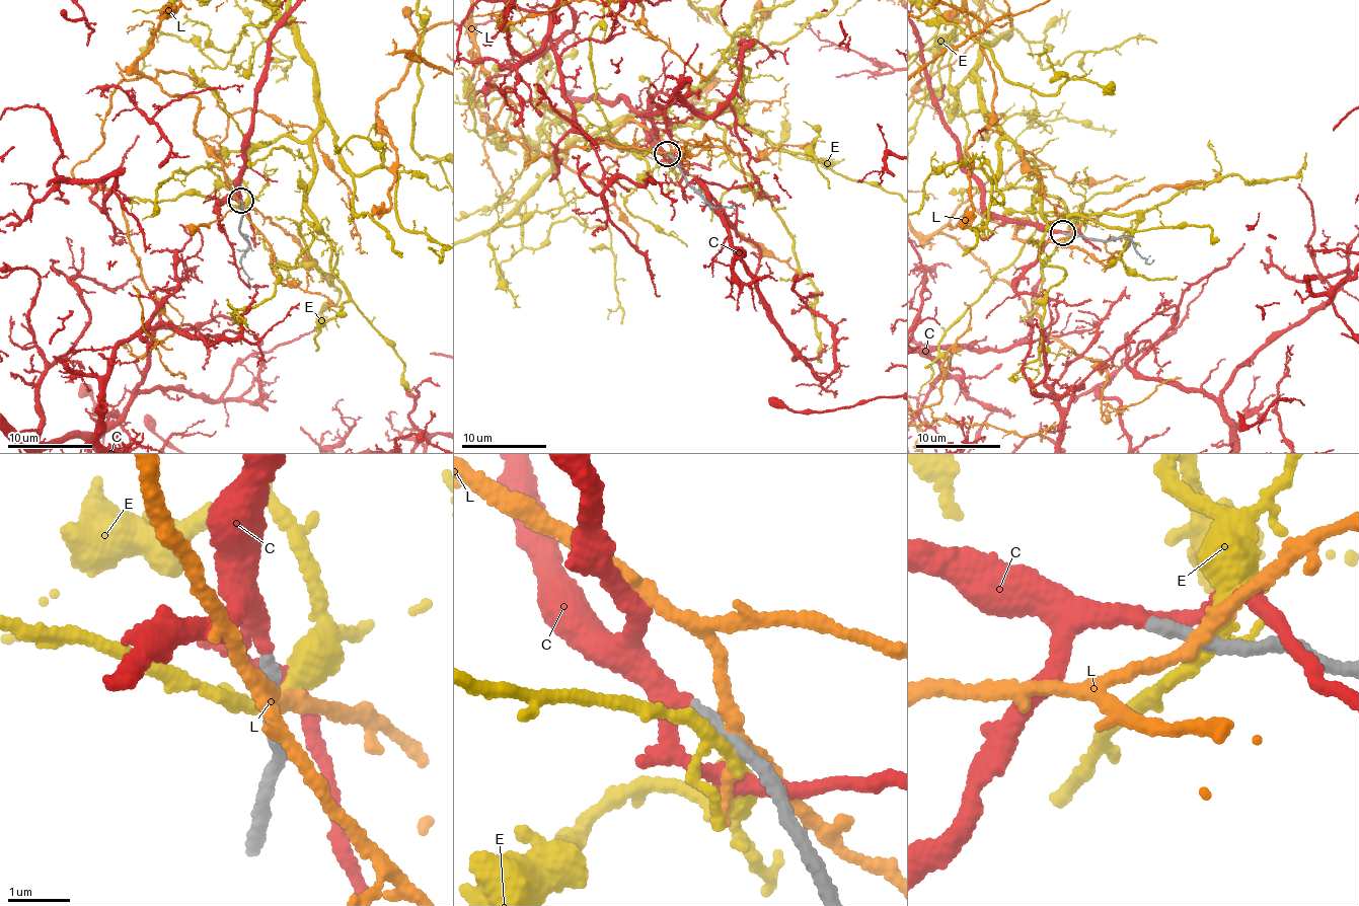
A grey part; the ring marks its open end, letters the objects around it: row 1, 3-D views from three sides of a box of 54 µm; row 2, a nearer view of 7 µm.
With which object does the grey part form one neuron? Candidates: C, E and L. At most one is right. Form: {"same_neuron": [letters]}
{"same_neuron": ["C"]}

